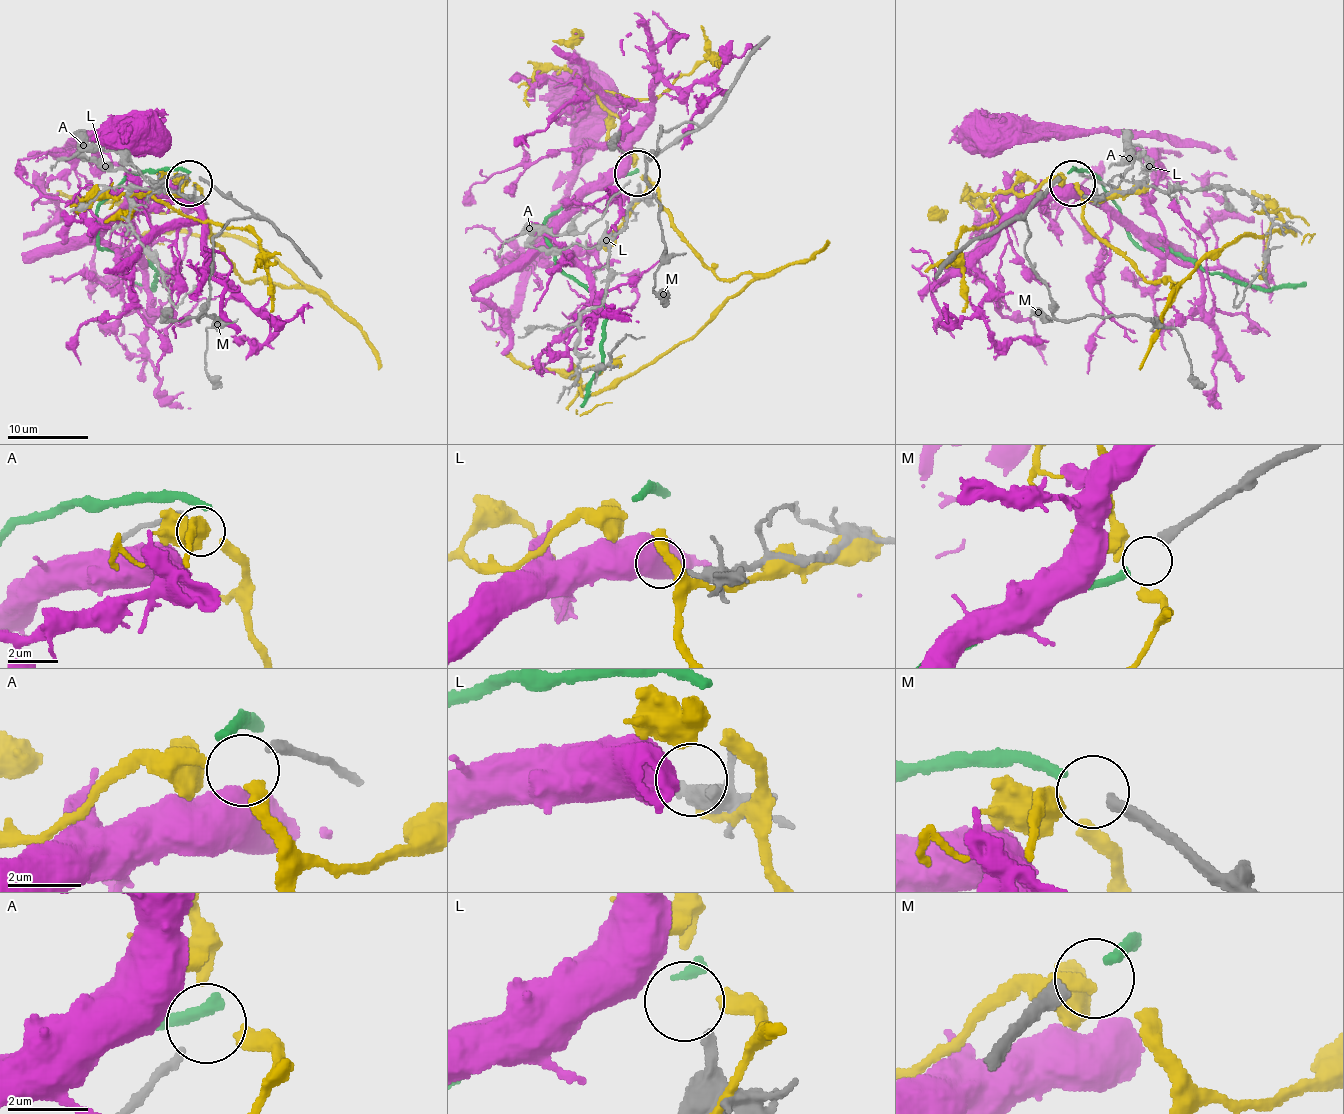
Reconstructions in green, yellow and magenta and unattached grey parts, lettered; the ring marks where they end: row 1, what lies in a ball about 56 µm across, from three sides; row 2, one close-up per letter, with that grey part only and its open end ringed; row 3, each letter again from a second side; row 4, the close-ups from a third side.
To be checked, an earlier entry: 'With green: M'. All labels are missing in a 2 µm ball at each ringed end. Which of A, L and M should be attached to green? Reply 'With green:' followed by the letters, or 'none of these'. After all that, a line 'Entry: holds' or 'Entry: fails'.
With green: M
Entry: holds

